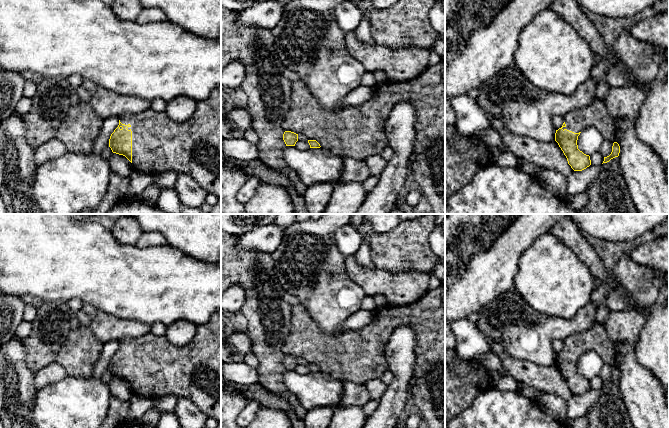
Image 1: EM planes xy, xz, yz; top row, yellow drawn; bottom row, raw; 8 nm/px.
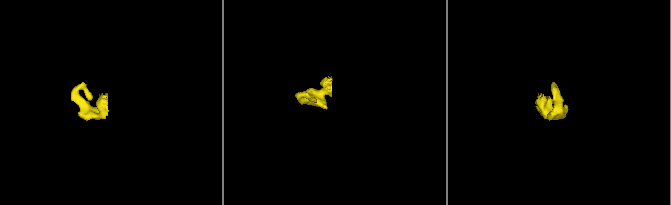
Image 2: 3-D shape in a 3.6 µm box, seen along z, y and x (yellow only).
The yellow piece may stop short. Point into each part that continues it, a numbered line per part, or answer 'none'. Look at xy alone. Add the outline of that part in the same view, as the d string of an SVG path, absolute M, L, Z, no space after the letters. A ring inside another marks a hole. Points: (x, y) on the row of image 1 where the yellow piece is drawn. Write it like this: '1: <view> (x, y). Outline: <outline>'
1: xy (193, 147). Outline: M221 85L210 97L197 102L193 115L186 121L174 122L165 112L149 108L138 114L118 116L122 124L131 126L132 167L157 175L165 171L192 176L207 192L221 198Z

